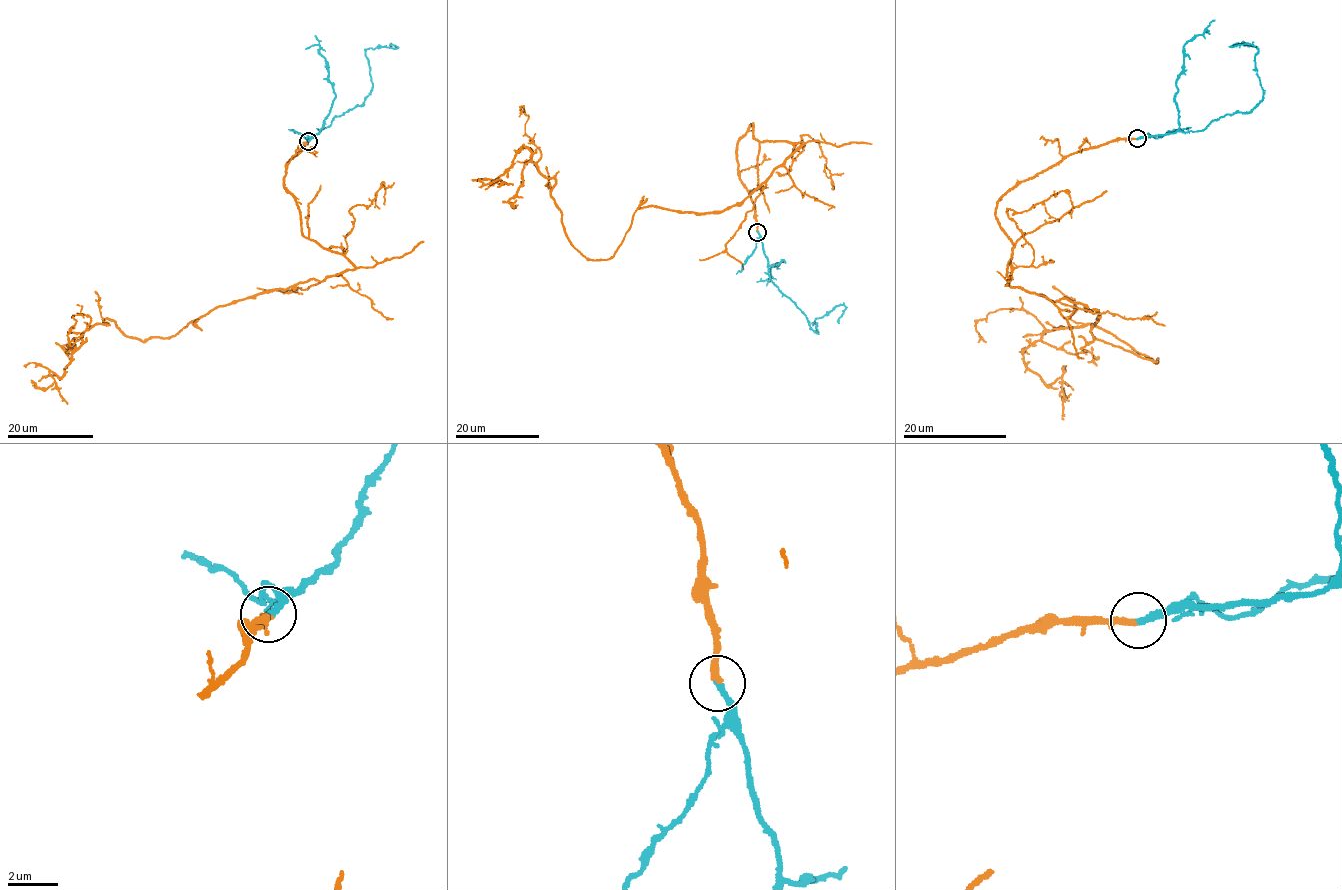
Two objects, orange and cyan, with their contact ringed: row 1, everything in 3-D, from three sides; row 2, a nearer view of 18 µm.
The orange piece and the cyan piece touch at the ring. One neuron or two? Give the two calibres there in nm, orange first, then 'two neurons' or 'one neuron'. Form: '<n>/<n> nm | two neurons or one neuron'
280/240 nm | one neuron

